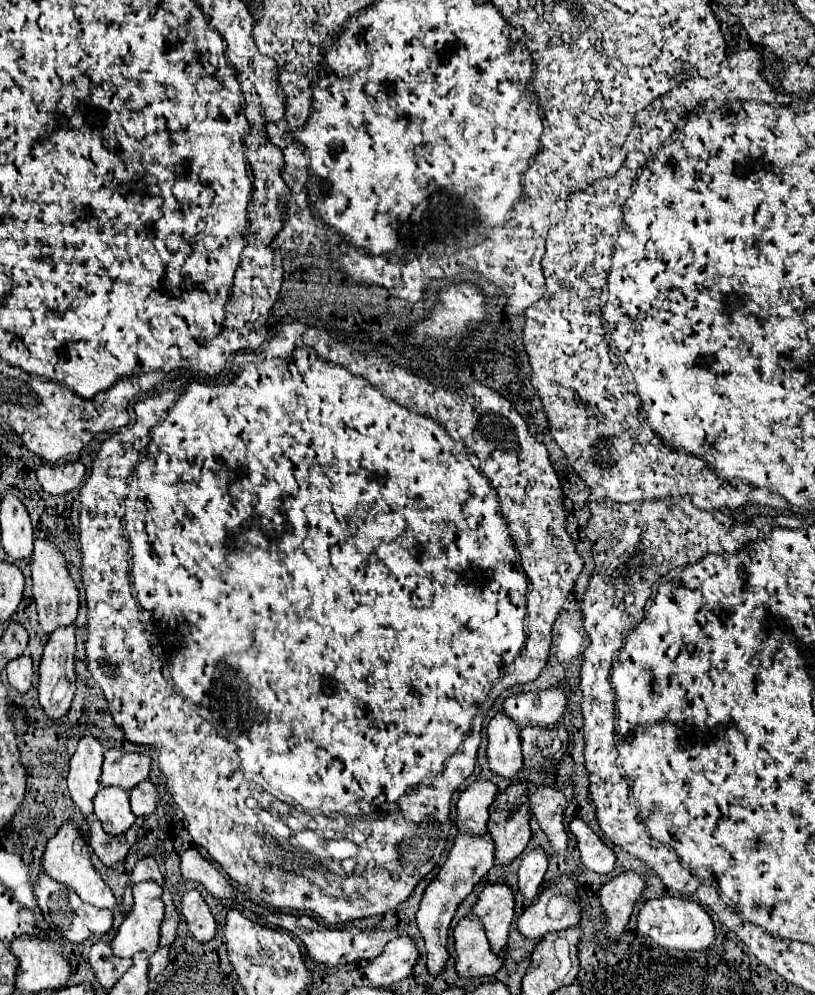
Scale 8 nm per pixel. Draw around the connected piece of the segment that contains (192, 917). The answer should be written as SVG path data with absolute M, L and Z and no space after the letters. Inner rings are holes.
M191 889L181 899L181 915L187 921L189 933L197 941L209 941L215 937L215 919L211 915L209 905L197 889Z

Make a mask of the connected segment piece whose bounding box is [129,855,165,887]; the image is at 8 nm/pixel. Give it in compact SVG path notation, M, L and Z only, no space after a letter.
M143 857L137 861L135 869L133 869L133 875L131 875L131 881L129 881L129 887L137 881L147 881L147 879L153 879L157 881L159 885L165 887L165 879L163 879L163 873L159 871L159 863L155 861L155 857Z

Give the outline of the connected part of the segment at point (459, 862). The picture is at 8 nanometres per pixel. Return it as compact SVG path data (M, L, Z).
M483 833L483 835L457 835L455 845L449 851L449 857L445 865L441 867L439 875L431 881L431 885L425 889L425 895L421 899L421 907L417 911L417 927L425 939L427 947L427 971L429 975L437 977L443 973L449 951L447 951L447 931L449 923L455 915L457 905L473 891L473 887L481 881L481 877L495 865L495 841Z

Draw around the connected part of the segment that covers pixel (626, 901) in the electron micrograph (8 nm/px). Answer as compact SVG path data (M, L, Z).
M623 871L599 889L601 907L607 915L607 927L597 937L599 941L609 943L621 935L623 927L627 925L627 921L633 913L635 903L643 895L645 885L647 883L639 871Z

